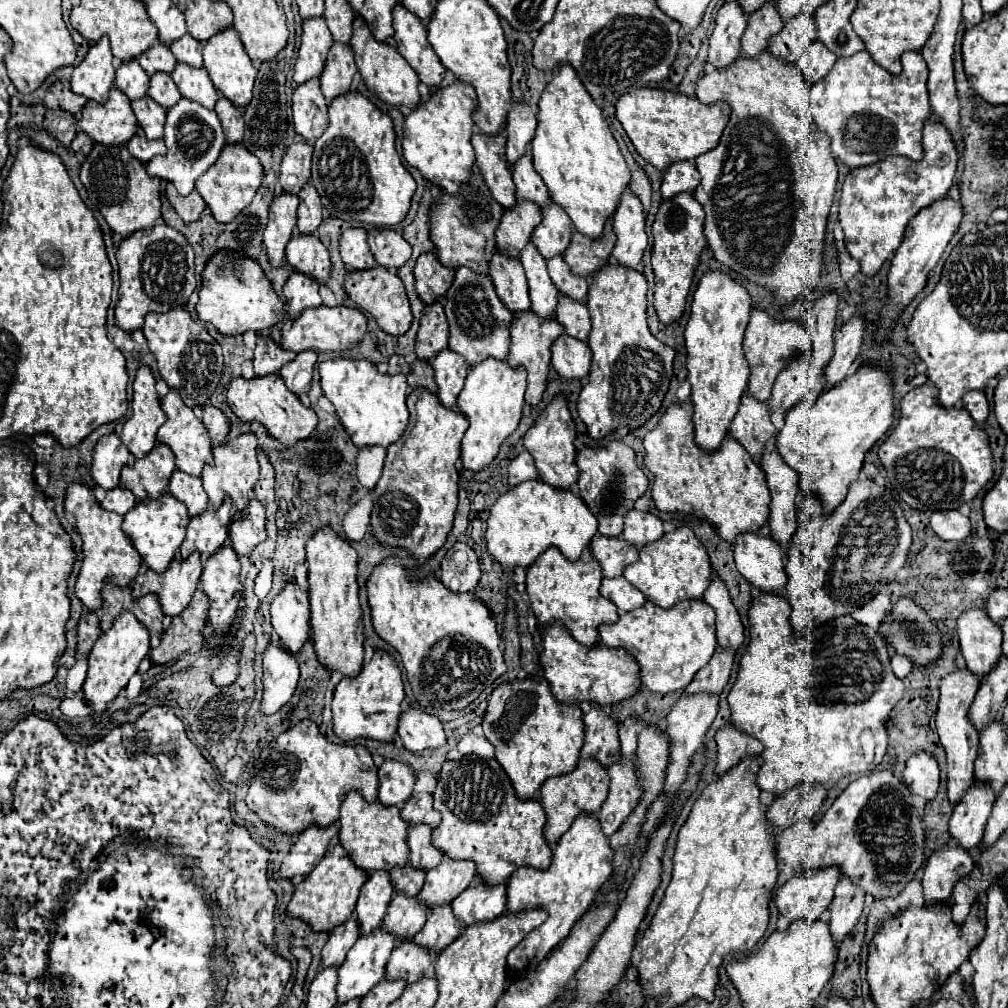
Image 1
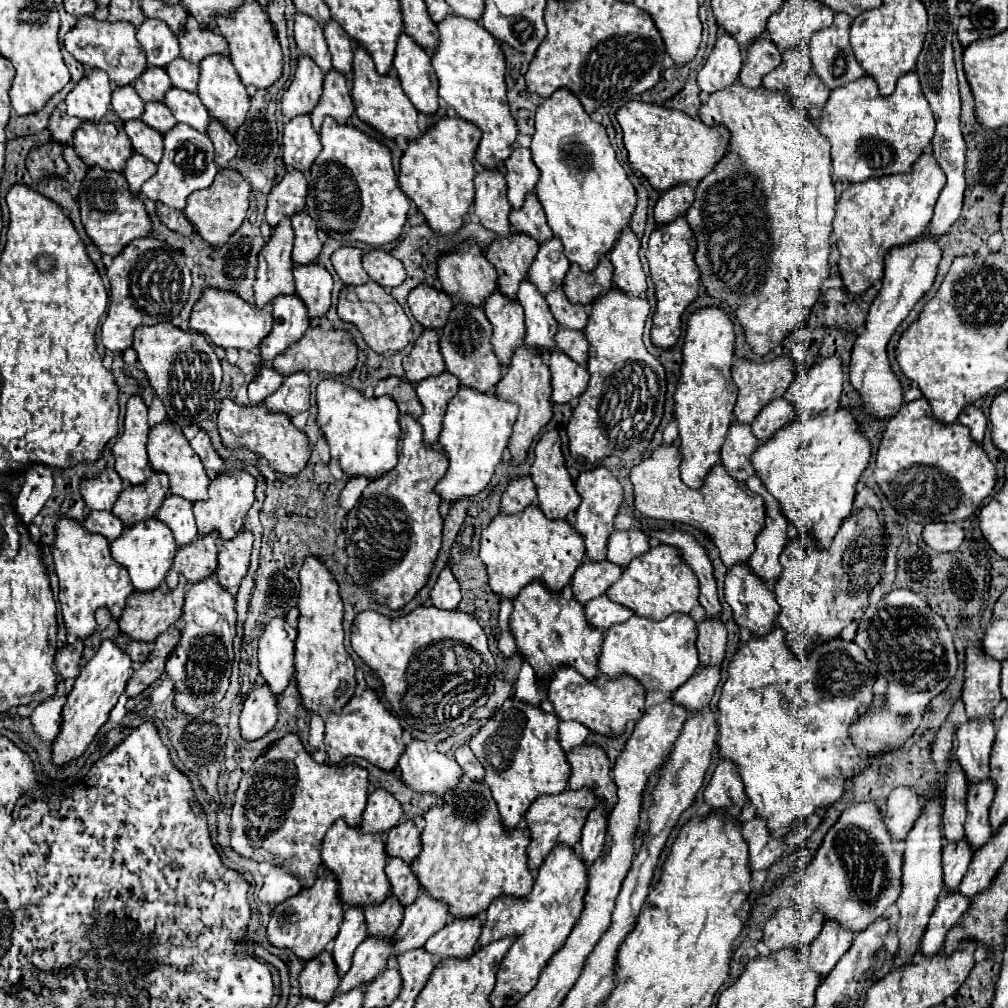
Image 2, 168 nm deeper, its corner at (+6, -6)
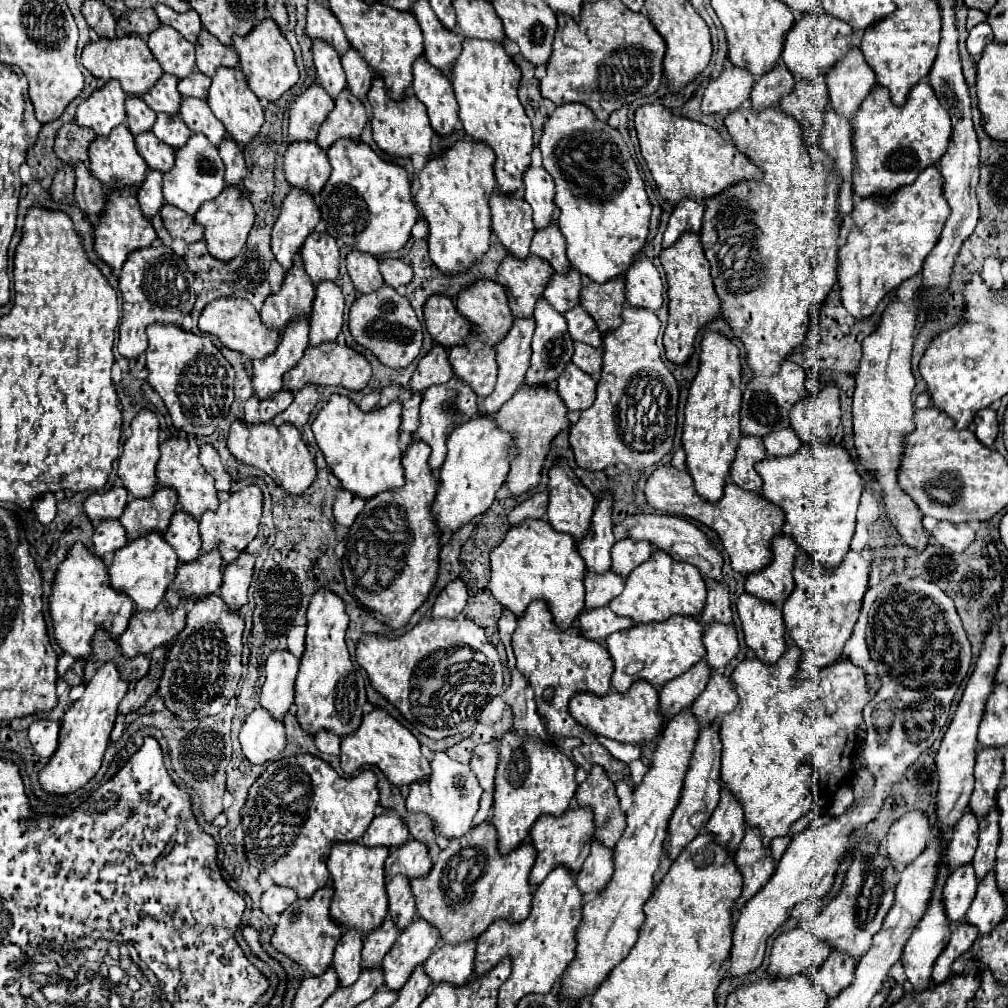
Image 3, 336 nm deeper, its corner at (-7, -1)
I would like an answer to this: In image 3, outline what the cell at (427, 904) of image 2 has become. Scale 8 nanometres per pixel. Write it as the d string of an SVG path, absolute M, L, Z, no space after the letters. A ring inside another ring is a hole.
M417 918L405 928L393 948L383 958L383 984L389 990L399 990L409 980L413 970L421 966L437 944L437 930Z

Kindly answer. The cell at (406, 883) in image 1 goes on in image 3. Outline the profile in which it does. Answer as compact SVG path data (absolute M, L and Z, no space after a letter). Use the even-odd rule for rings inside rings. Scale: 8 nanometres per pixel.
M387 918L381 924L381 930L375 930L369 938L365 938L363 942L363 950L361 950L361 968L363 970L371 970L377 964L381 964L383 956L387 954L387 950L393 946L393 942L397 940L399 930L395 926L395 922L391 918Z

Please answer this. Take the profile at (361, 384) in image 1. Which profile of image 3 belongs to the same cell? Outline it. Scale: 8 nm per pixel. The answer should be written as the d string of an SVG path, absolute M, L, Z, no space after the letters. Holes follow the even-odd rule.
M333 394L313 422L313 434L325 462L341 486L357 498L371 500L381 492L405 484L399 452L401 404L391 402L385 410L361 412L349 398Z

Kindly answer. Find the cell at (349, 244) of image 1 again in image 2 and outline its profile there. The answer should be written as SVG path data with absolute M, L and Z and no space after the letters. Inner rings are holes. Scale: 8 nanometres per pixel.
M340 247L332 253L332 265L346 285L364 285L370 281L368 273L362 269L362 249Z

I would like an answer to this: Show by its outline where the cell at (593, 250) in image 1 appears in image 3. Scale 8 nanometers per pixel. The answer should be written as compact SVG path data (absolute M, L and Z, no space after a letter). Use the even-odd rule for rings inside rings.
M583 276L581 306L595 320L597 330L605 336L607 332L621 326L621 312L625 306L625 282L623 278L613 278L605 284L597 284Z

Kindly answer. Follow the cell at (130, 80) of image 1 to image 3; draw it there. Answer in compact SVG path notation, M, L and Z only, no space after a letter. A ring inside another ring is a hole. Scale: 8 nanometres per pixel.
M127 98L125 104L127 104L125 124L133 136L153 128L155 114L153 114L153 110L149 110L149 106L145 106L145 102L141 98Z

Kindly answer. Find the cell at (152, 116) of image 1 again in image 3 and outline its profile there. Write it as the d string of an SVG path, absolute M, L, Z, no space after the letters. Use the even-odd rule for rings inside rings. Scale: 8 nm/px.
M153 132L149 134L139 134L135 138L137 144L137 152L139 156L145 160L145 164L151 170L159 170L159 172L167 172L173 168L175 162L175 150L169 150L169 146L165 146L163 142L157 142L157 136Z

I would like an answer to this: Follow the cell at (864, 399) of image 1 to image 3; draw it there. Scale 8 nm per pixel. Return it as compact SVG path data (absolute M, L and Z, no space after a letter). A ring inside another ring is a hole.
M835 444L819 446L817 450L805 450L805 446L801 446L801 450L793 458L767 458L765 462L759 462L757 474L763 478L761 496L785 512L793 542L803 548L813 560L817 560L819 568L837 568L849 552L849 544L855 534L855 514L863 492L863 478L857 472L857 464L849 456L849 452L843 446Z

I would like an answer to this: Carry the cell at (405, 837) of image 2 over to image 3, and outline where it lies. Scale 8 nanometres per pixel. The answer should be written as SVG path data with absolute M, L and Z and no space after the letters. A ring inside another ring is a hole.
M409 840L405 846L401 846L401 850L389 852L389 858L385 860L385 880L389 882L397 874L403 874L407 878L425 878L431 868L433 864L429 850L423 844Z

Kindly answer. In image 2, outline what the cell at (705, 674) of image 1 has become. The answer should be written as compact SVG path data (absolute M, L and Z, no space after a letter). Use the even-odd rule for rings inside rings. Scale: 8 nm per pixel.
M704 619L698 623L698 655L700 655L700 667L714 667L720 665L724 659L726 649L726 637L728 631L718 619Z

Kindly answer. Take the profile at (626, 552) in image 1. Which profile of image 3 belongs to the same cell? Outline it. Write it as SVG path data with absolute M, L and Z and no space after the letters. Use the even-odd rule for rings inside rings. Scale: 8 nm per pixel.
M613 572L605 574L587 574L585 576L585 608L601 608L607 606L615 596L625 588L625 578Z

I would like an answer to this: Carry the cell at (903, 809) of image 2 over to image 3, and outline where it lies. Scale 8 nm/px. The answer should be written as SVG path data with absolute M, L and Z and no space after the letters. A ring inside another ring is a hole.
M909 812L891 826L885 838L885 856L895 870L903 870L921 854L921 850L925 850L929 838L929 816Z

